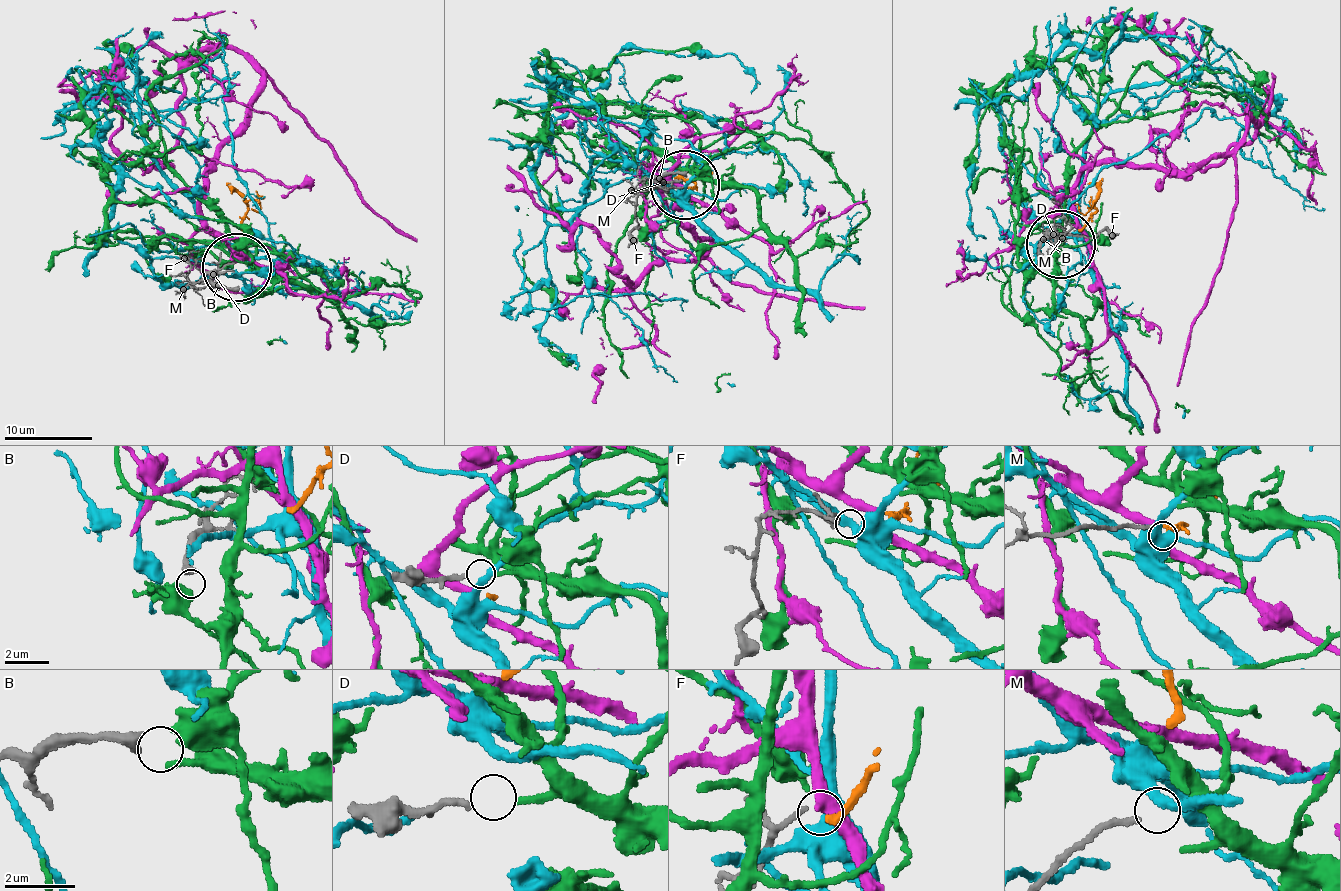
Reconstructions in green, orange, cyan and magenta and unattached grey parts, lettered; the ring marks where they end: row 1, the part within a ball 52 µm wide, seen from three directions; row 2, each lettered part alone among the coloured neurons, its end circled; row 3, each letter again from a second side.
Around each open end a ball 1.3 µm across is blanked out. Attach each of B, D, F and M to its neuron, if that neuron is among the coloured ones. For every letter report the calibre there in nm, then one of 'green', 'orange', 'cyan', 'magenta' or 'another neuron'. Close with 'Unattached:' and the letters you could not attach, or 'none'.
B: 360 nm thick; another neuron
D: 190 nm thick; green
F: 140 nm thick; cyan
M: 160 nm thick; another neuron
Unattached: B, M

